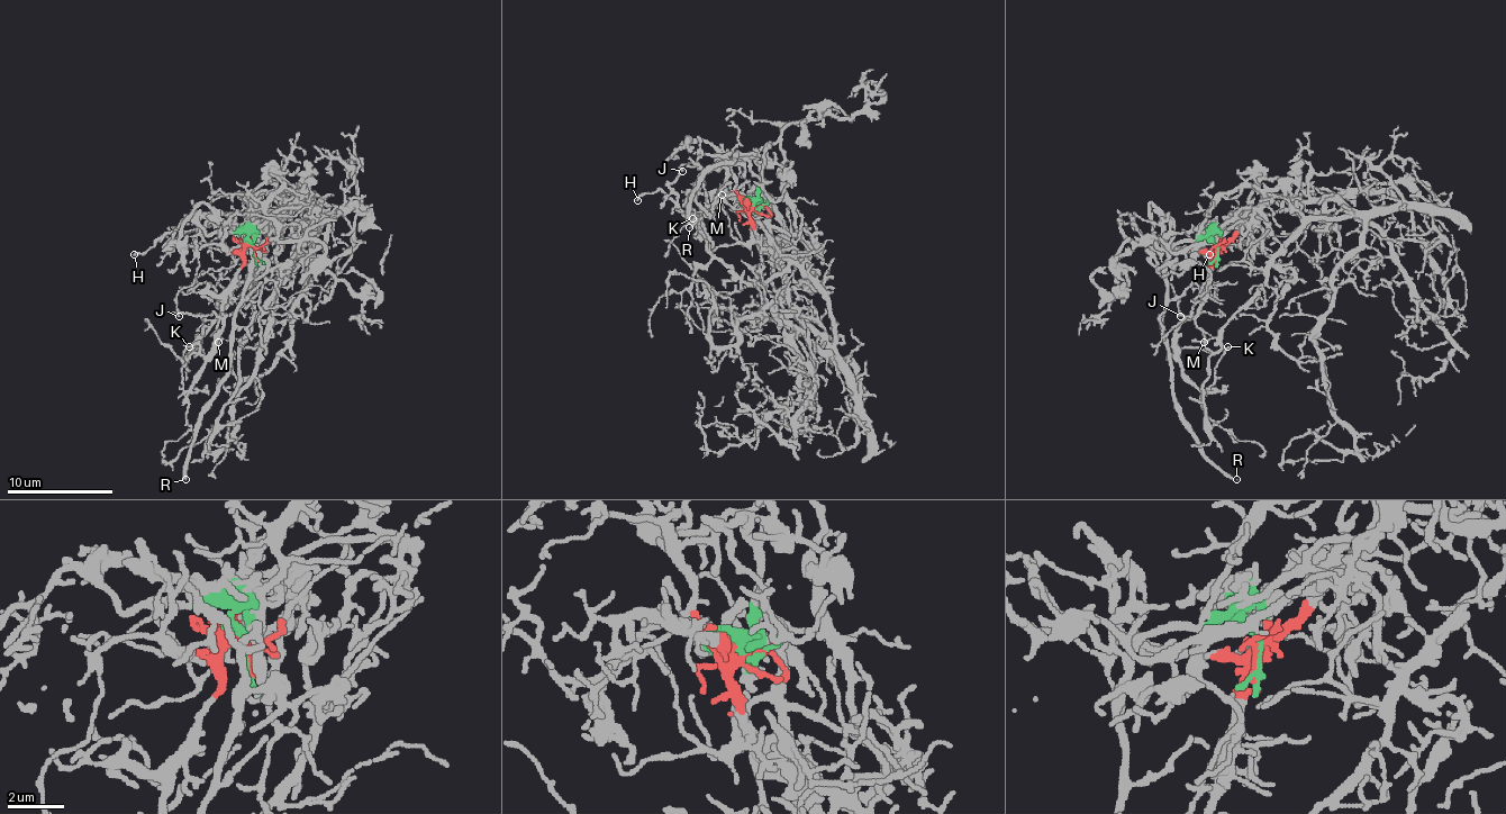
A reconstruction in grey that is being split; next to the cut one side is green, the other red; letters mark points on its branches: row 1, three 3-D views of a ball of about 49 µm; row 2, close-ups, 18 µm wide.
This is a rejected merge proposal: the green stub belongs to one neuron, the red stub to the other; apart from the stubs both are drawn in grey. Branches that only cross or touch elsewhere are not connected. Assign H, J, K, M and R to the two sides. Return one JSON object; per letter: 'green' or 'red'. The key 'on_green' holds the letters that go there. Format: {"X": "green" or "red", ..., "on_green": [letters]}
{"H": "green", "J": "red", "K": "red", "M": "red", "R": "green", "on_green": ["H", "R"]}

